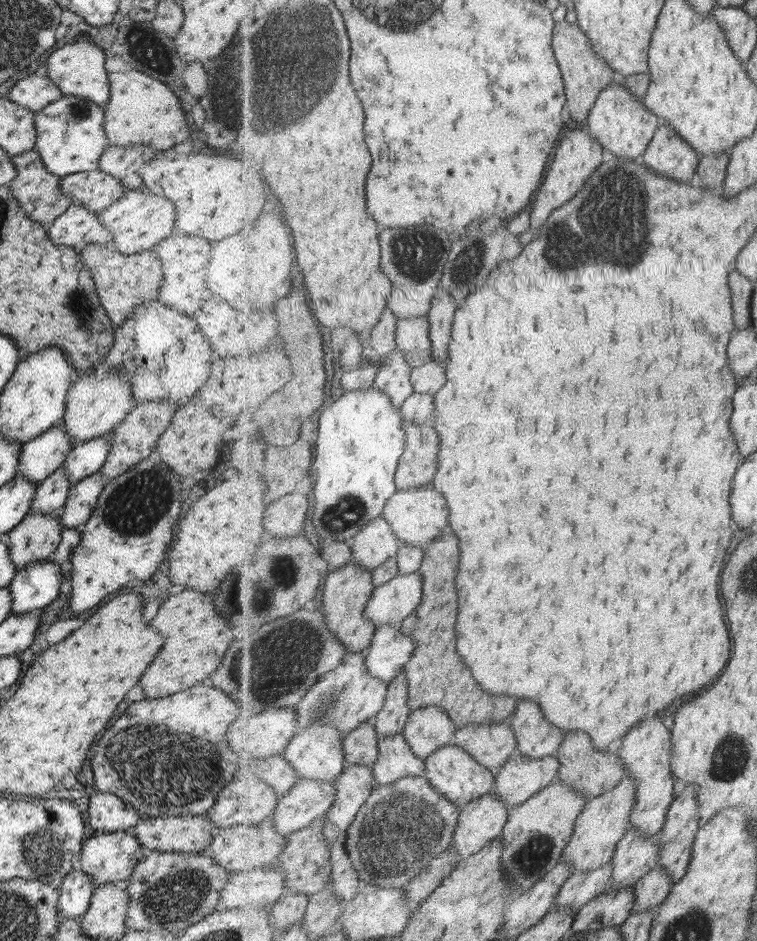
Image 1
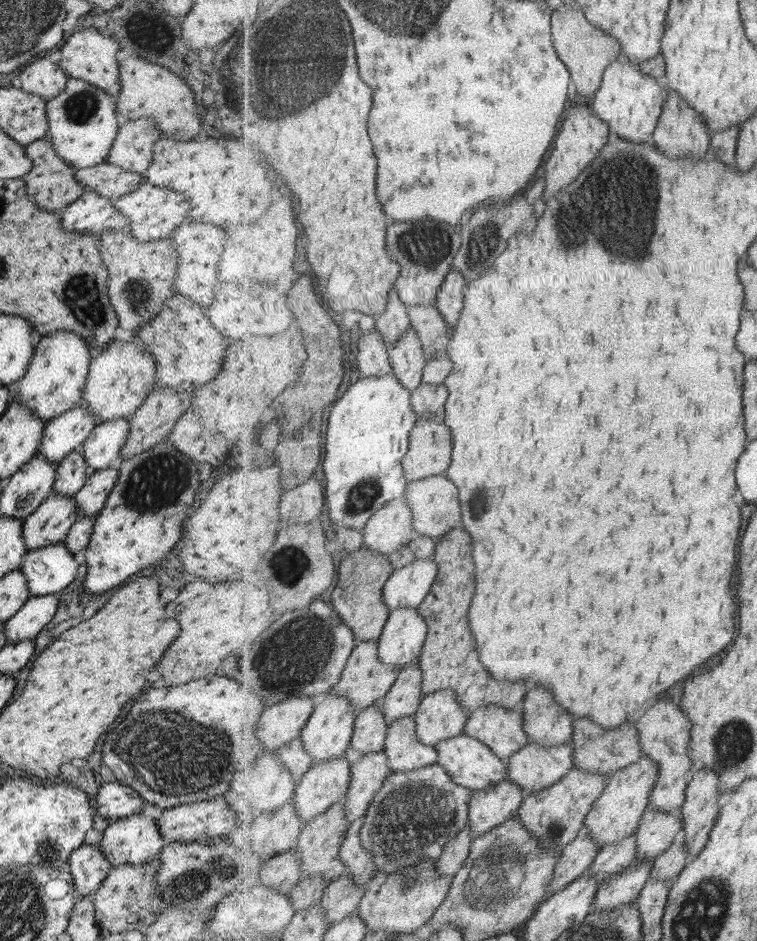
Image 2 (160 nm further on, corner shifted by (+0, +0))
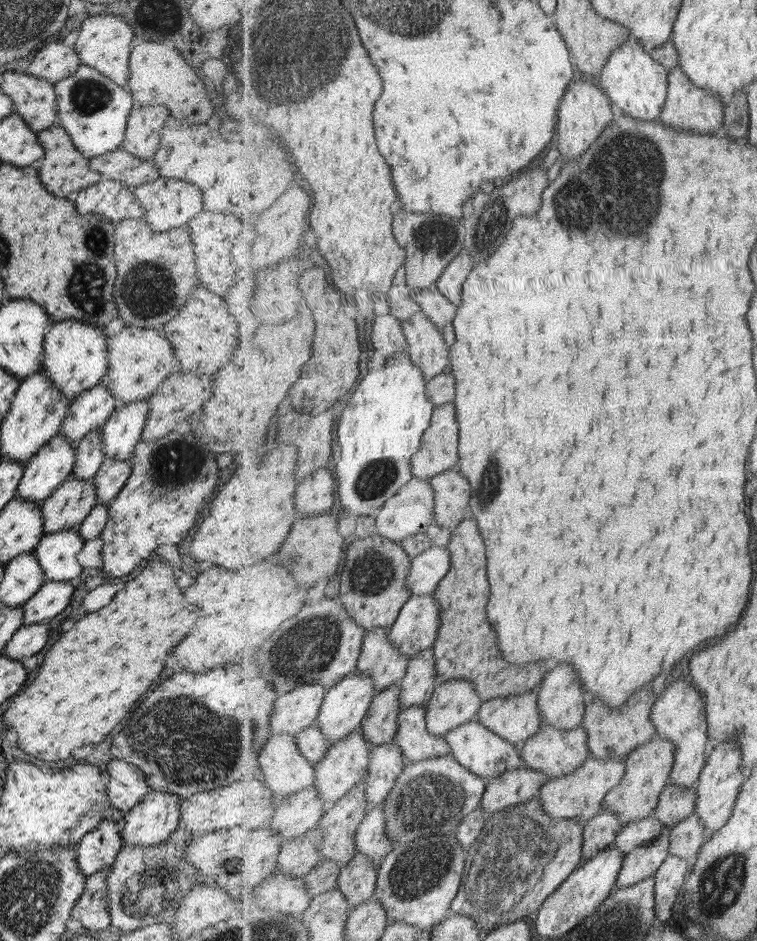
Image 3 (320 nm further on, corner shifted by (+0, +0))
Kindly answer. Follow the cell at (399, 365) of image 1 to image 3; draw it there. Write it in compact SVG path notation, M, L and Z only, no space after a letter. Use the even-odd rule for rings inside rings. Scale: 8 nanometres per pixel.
M420 311L403 324L407 337L407 352L411 360L422 368L425 380L430 381L449 366L451 349L443 340L441 329L425 312Z

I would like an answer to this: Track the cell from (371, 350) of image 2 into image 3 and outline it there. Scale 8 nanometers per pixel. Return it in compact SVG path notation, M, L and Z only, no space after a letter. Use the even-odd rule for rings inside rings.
M389 313L375 319L371 331L371 340L375 348L374 351L385 358L386 365L391 357L403 352L408 347L403 323L401 319Z

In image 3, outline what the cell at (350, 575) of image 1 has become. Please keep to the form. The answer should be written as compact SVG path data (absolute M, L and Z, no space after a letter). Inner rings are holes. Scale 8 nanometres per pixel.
M379 532L351 546L342 569L339 600L367 631L377 627L390 629L400 617L401 609L412 597L412 590L408 587L412 559L402 542L384 537Z

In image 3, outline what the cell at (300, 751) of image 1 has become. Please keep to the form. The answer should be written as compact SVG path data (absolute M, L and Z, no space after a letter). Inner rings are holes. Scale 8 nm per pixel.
M357 670L349 673L347 677L328 690L320 716L316 718L316 723L317 726L321 727L321 732L325 734L325 738L332 745L341 742L343 738L347 738L347 736L363 727L363 720L372 705L376 693L374 680L369 675Z

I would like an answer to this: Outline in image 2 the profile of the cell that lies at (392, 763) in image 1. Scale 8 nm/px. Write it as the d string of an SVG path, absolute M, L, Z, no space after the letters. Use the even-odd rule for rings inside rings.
M415 716L398 718L388 726L385 754L389 756L392 772L415 770L437 763L435 746L425 745L417 738Z

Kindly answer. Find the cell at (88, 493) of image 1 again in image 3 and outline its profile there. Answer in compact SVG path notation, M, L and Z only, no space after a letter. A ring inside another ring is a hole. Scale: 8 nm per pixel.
M104 457L99 470L93 476L96 504L105 504L115 498L131 474L130 459L113 460Z

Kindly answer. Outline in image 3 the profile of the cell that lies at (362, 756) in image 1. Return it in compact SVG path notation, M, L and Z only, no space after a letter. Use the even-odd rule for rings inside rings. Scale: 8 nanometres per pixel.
M400 683L376 693L362 723L367 742L383 745L395 740L403 711L401 693Z

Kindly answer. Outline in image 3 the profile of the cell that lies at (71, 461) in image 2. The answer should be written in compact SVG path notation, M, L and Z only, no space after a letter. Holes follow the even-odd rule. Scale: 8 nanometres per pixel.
M100 427L95 428L75 444L76 449L70 477L85 480L93 478L99 470L105 457L102 451L101 431Z

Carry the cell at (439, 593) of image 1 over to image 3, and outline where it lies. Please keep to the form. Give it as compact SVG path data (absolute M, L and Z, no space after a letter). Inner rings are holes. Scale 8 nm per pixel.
M468 516L453 529L447 548L452 552L452 567L439 583L434 597L440 602L442 625L434 647L438 660L440 682L449 679L465 679L476 684L482 702L495 697L522 695L539 688L550 672L547 661L511 663L504 659L498 634L488 617L487 606L491 598L488 575L488 548L475 516Z

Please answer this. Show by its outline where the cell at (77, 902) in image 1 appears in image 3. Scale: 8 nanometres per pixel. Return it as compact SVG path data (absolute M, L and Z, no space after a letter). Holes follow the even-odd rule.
M111 818L101 819L98 825L84 834L75 845L79 872L84 879L95 872L107 872L122 844L120 824Z

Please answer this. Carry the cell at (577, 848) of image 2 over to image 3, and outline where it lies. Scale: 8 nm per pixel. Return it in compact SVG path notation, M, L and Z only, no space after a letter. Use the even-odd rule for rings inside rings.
M603 809L595 818L588 820L584 825L581 865L591 862L597 854L611 846L622 829L620 816L611 809Z

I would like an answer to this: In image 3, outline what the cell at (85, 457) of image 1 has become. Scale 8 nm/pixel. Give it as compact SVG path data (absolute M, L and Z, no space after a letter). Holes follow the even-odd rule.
M148 399L130 402L114 409L100 426L105 457L113 460L132 457L135 445L140 441L149 409Z

